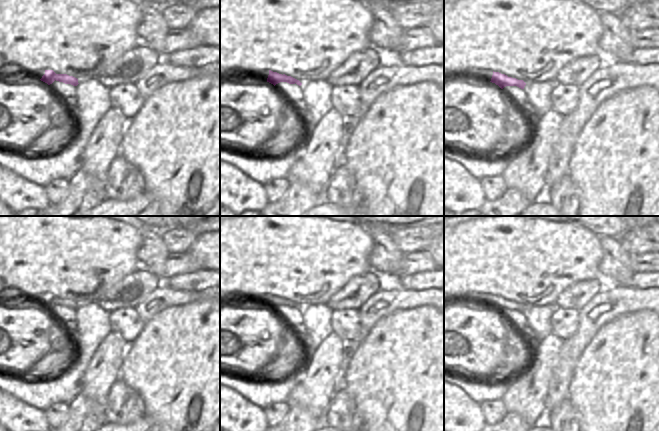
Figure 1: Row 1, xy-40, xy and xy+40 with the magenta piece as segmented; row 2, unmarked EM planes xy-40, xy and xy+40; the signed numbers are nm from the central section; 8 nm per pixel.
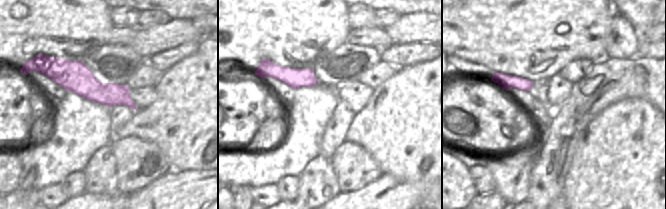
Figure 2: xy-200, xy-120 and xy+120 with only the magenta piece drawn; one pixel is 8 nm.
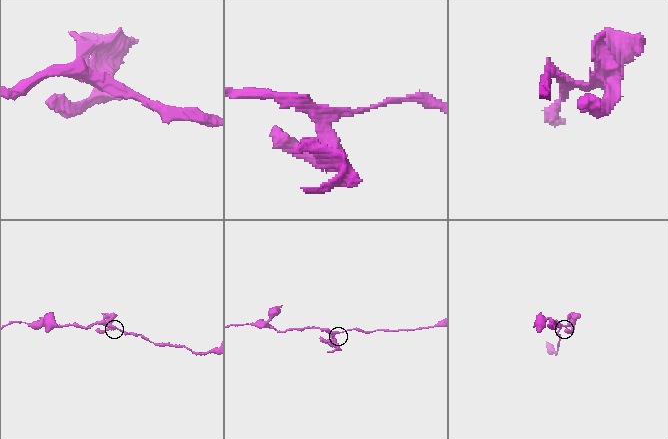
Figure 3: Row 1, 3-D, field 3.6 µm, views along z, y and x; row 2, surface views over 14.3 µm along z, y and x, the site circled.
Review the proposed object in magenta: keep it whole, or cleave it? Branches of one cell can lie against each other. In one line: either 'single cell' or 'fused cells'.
fused cells

